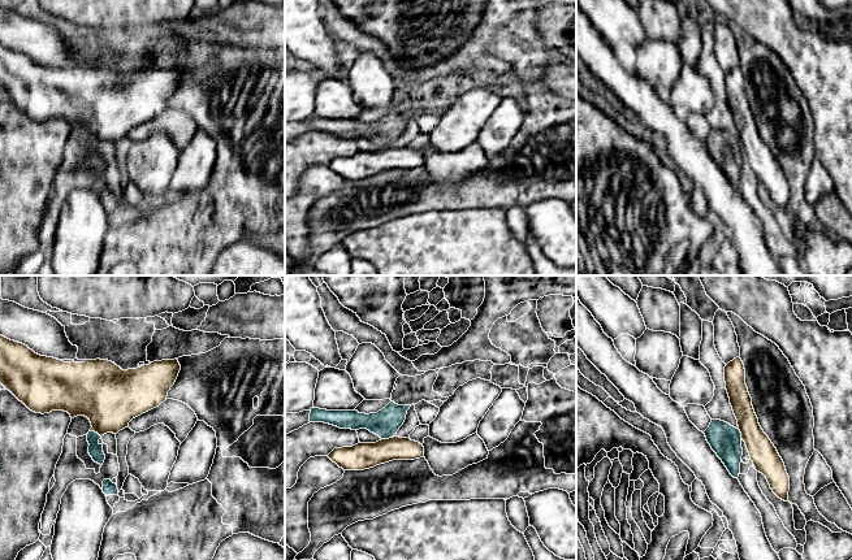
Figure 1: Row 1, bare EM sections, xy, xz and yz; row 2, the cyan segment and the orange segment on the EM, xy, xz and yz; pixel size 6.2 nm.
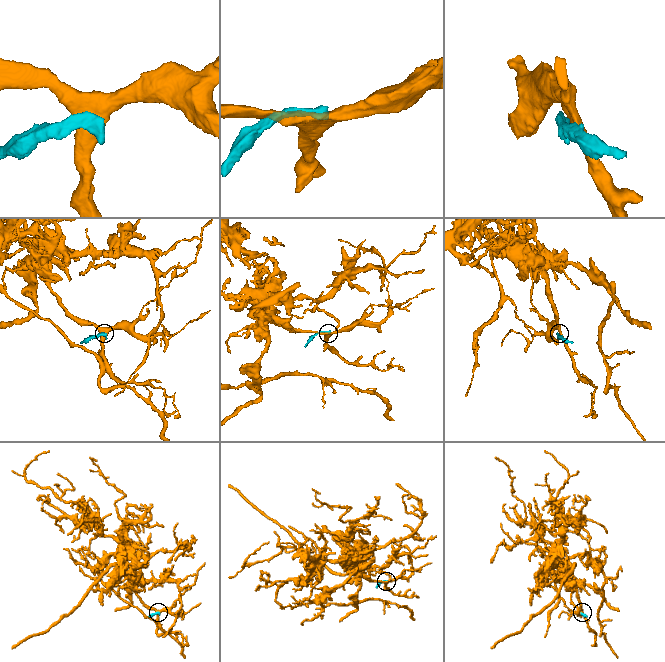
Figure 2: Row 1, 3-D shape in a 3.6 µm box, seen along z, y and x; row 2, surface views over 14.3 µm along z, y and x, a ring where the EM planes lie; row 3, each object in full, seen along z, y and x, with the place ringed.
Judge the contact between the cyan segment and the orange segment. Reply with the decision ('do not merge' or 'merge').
do not merge

